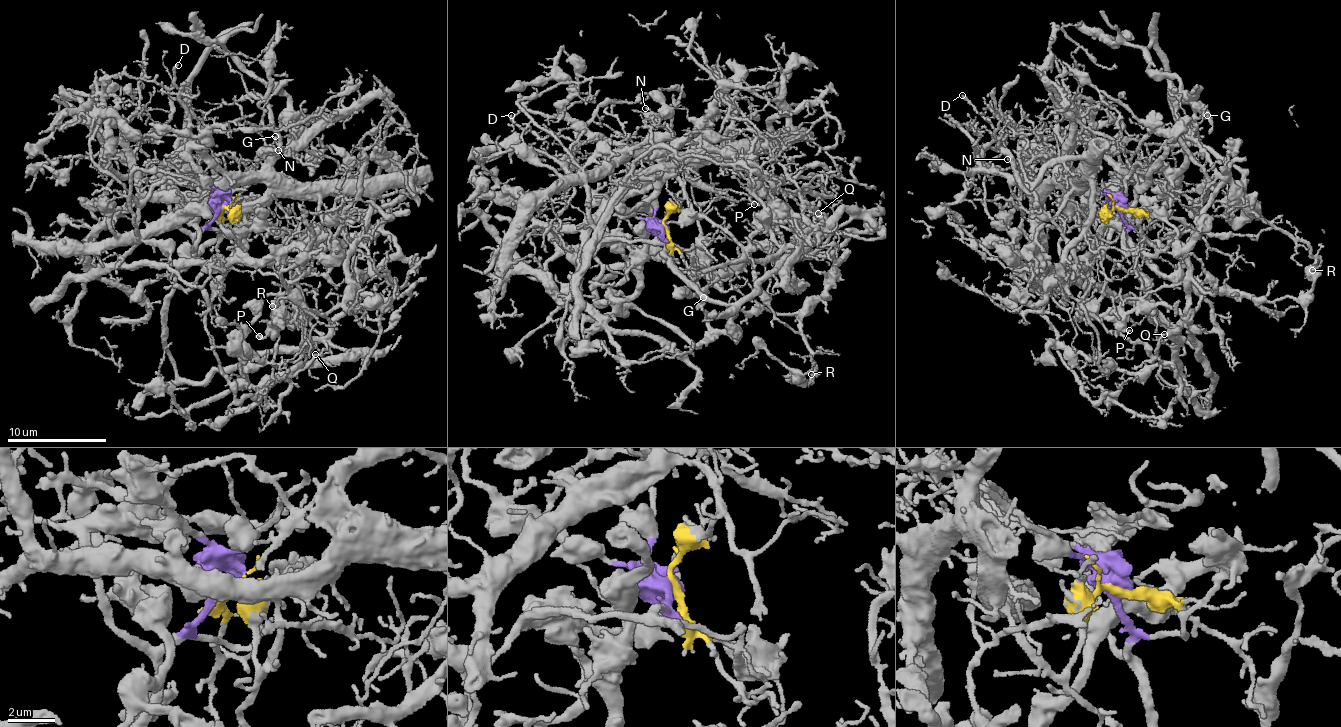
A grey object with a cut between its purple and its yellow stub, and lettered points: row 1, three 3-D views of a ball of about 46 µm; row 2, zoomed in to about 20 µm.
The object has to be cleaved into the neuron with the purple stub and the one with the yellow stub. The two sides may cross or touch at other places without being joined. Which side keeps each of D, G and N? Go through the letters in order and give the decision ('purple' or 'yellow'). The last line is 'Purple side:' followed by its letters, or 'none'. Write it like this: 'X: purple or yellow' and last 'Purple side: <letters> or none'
D: purple
G: yellow
N: purple
Purple side: D, N

